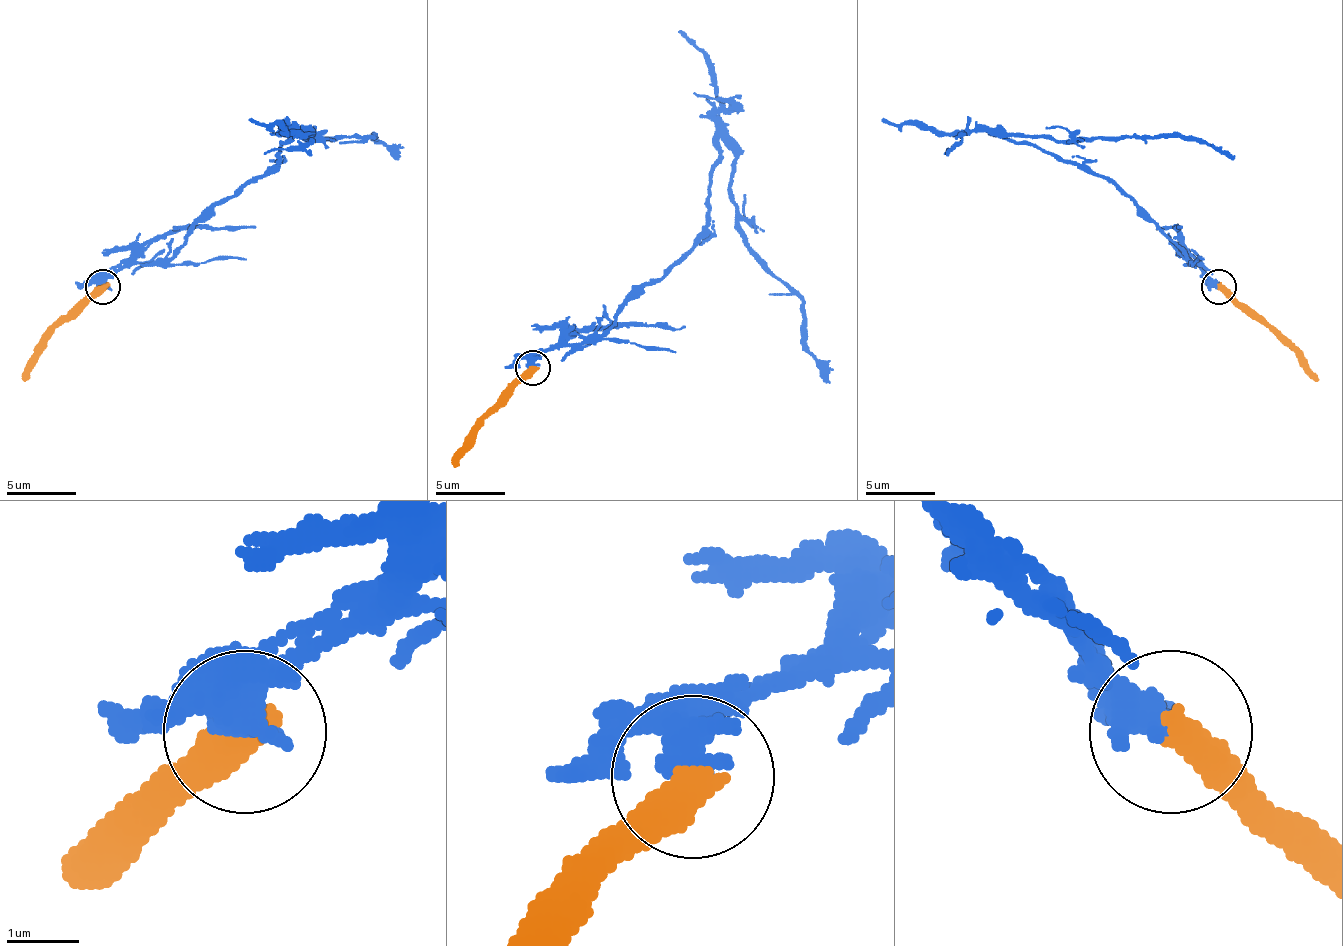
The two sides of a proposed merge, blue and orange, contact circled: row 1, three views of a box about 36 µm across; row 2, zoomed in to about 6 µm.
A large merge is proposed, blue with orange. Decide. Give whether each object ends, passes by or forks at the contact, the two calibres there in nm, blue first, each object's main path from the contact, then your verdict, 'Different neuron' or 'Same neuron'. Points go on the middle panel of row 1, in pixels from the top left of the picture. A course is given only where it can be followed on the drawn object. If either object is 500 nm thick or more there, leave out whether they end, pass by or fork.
Thickness 550 nm (blue) against 550 nm. Course of blue: (533, 367), (551, 349), (600, 339), (694, 244), (726, 146), (736, 230), (799, 300), (803, 346), (831, 384). Course of orange: (533, 367), (477, 430), (453, 468). Different neuron

